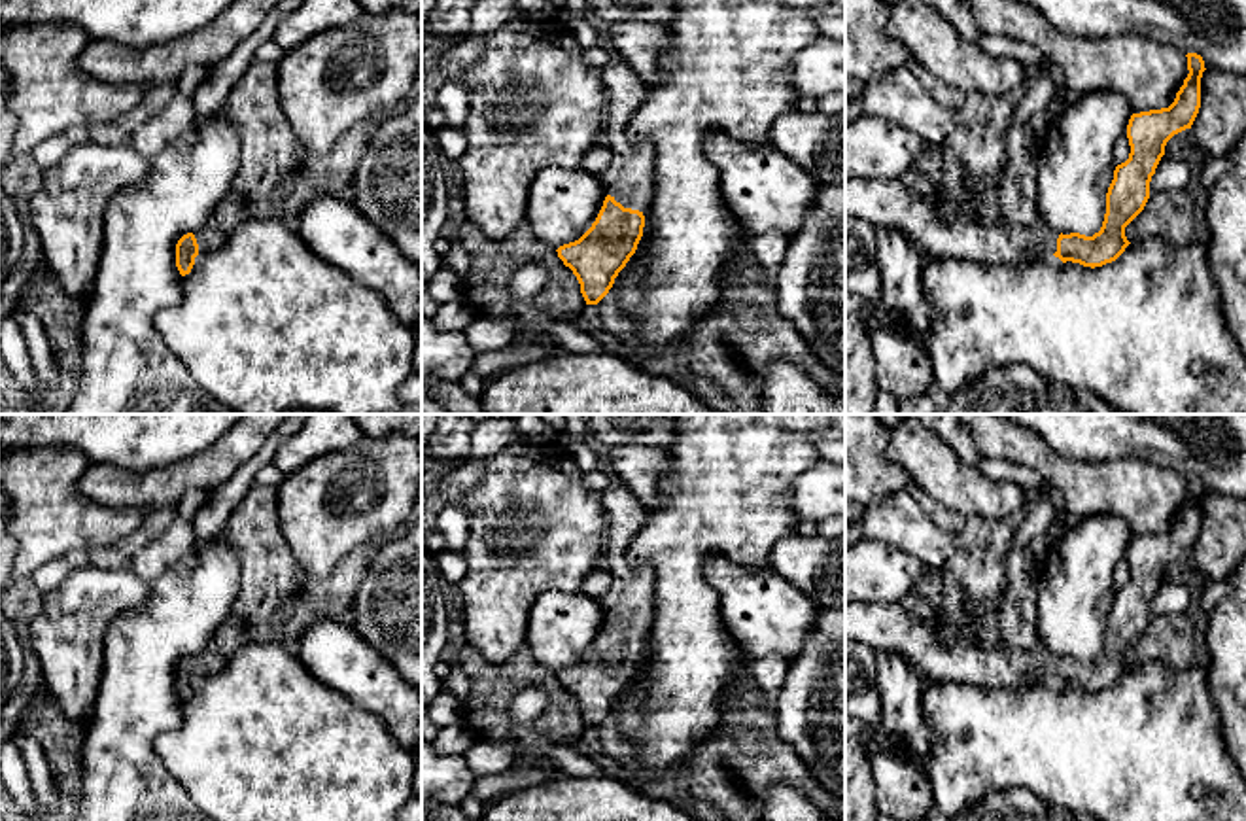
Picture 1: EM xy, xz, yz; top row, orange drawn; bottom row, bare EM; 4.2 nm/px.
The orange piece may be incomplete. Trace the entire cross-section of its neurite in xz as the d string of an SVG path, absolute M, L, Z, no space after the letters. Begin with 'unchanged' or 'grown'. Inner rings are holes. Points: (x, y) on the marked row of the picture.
grown | M618 57L603 66L603 81L609 96L603 140L613 155L599 176L607 197L592 227L556 250L577 276L586 305L597 305L609 293L637 250L656 159L650 142L630 138L632 117L647 100L649 83Z

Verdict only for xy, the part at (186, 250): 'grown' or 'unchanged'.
grown

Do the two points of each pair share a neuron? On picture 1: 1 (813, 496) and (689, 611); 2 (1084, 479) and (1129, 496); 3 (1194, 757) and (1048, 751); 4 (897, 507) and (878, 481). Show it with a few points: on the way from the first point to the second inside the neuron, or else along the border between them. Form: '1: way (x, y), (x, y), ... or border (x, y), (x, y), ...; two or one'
1: border (808, 468), (789, 489), (789, 504), (800, 519); two
2: way (1095, 489), (1118, 489); one
3: way (1158, 757), (1084, 751); one
4: border (904, 487), (865, 506); two

